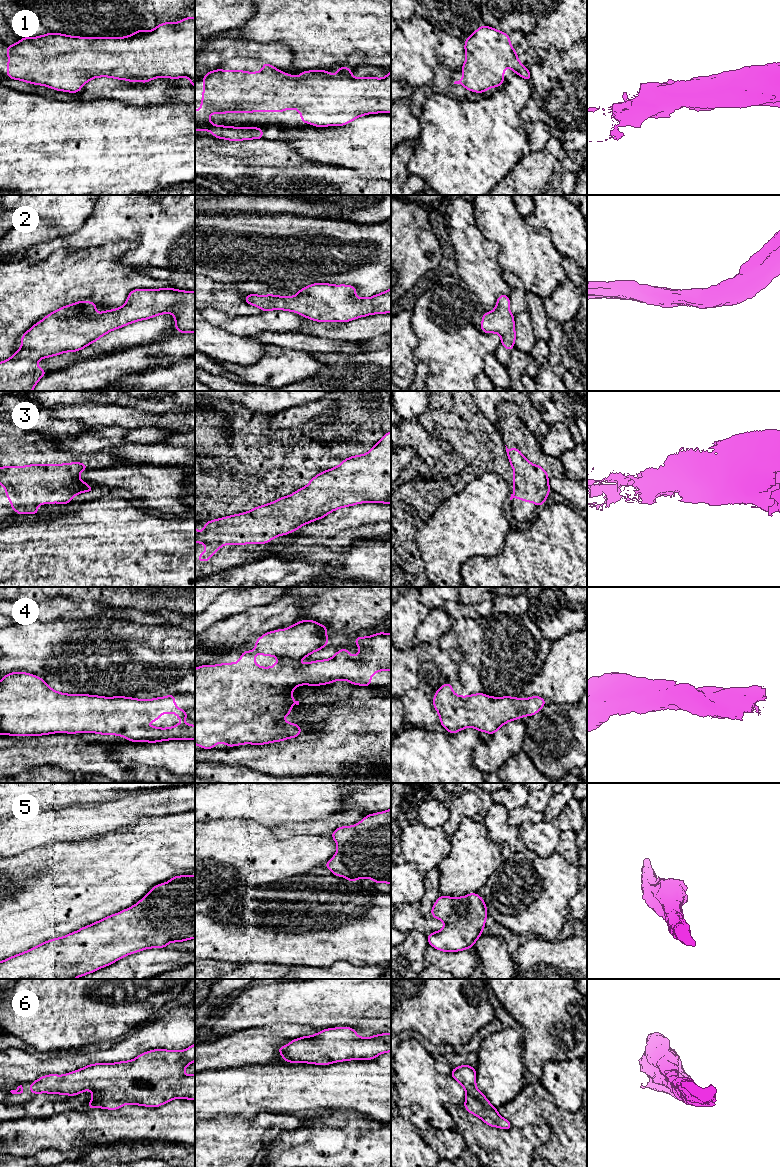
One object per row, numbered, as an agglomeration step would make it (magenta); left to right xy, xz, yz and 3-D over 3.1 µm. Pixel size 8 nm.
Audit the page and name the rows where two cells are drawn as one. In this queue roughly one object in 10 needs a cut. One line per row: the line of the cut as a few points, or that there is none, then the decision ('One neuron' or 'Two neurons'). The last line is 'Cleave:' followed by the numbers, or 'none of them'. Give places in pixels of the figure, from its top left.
1: No split. One neuron
2: No split. One neuron
3: No split. One neuron
4: No split. One neuron
5: No split. One neuron
6: No split. One neuron
Cleave: none of them

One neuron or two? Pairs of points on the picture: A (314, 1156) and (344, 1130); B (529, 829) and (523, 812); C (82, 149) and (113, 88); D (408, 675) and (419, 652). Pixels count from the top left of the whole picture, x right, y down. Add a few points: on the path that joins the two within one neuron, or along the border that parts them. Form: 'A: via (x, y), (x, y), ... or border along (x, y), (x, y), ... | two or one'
A: via (321, 1149), (329, 1141), (333, 1141), (337, 1137) | one
B: border along (544, 818), (538, 822), (523, 822), (518, 827) | two
C: border along (96, 98), (116, 99), (131, 104) | two
D: via (413, 669), (419, 663), (419, 658) | one

